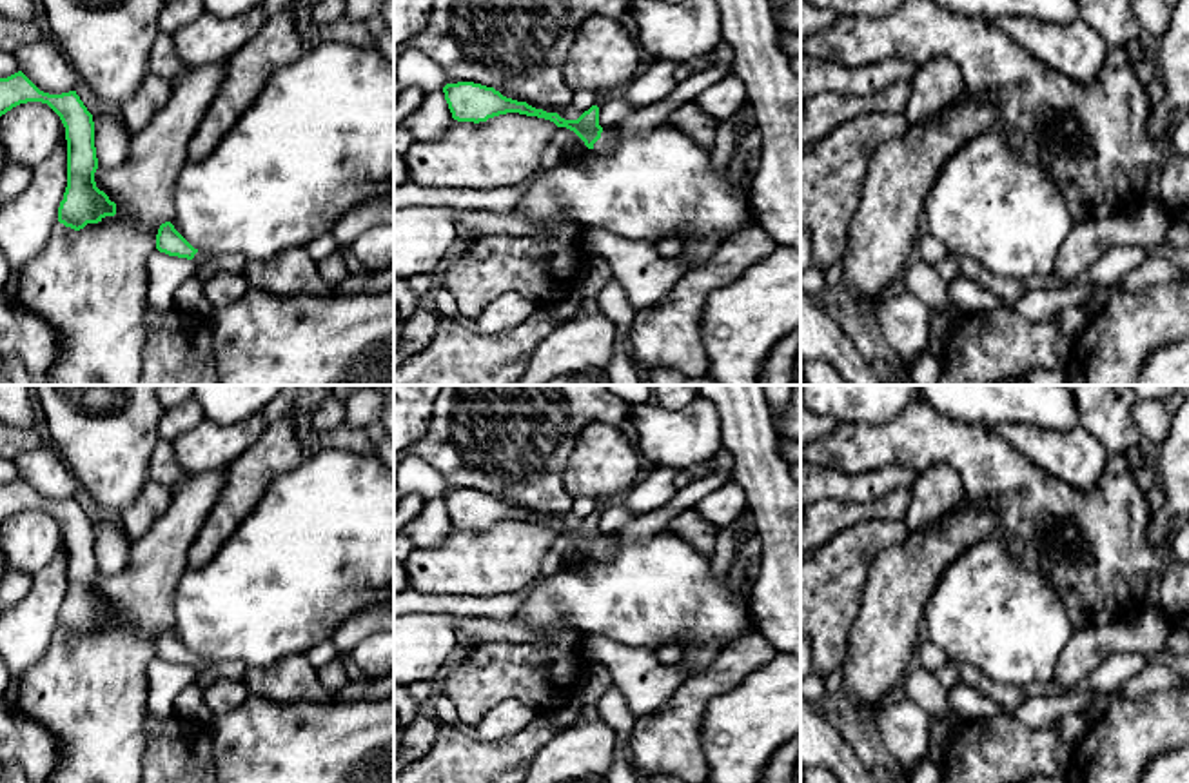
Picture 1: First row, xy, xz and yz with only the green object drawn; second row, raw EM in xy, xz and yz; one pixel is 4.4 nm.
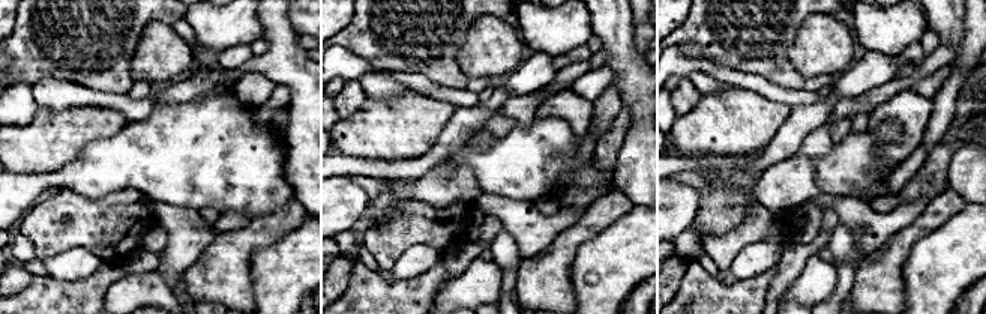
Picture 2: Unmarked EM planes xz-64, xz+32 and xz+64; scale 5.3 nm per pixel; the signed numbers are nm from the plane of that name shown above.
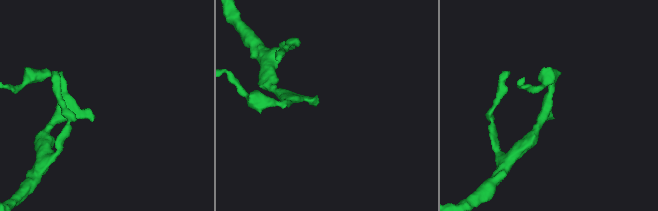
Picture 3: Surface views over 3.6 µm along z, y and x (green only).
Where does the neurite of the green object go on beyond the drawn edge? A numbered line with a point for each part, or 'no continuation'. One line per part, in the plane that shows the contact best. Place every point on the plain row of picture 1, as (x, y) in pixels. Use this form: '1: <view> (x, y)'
1: xz (607, 549)

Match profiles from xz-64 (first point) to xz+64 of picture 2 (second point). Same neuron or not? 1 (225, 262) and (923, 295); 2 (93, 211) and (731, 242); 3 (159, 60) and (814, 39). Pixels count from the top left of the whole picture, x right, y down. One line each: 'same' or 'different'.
1: different
2: same
3: same

